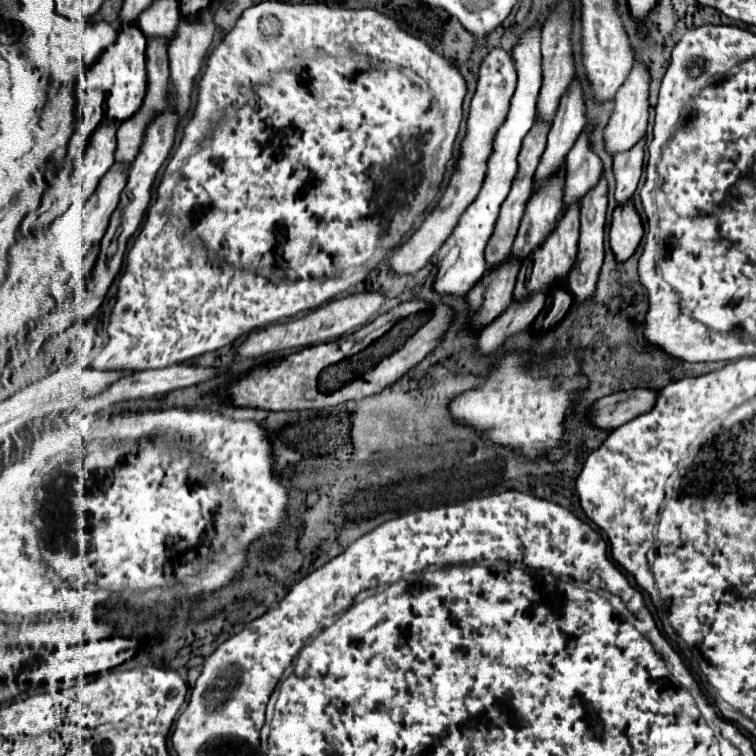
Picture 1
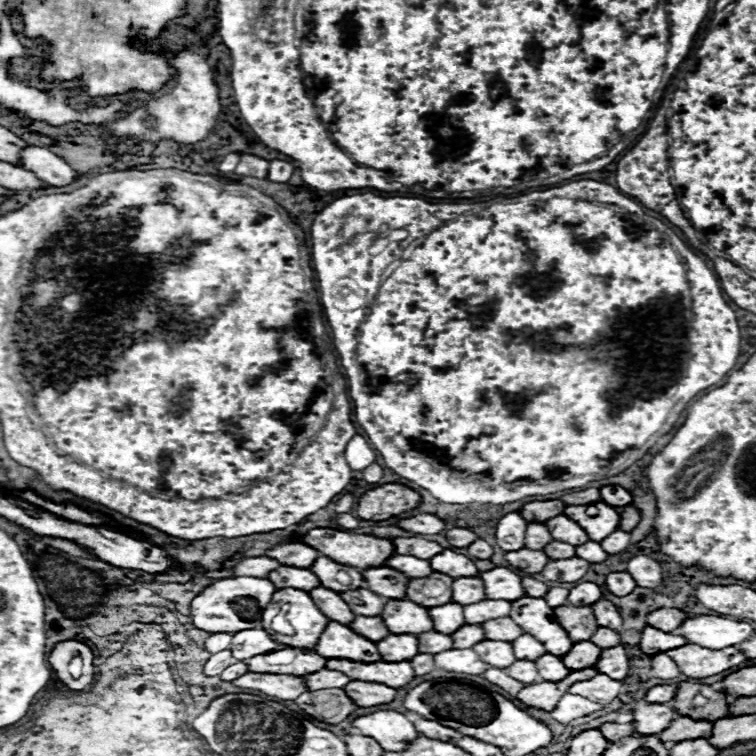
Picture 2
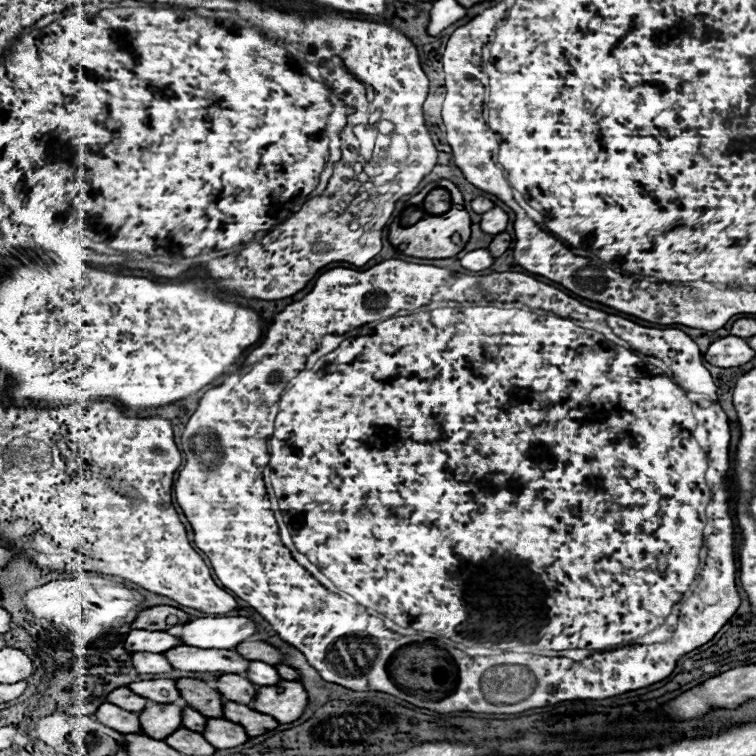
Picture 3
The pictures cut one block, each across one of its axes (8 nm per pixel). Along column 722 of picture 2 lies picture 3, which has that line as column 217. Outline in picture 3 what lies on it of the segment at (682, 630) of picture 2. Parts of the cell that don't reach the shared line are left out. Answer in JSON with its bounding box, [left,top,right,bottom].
[170,616,256,648]

